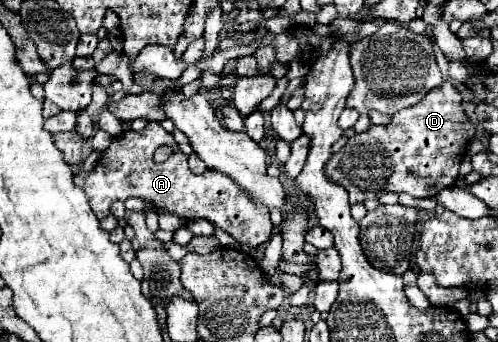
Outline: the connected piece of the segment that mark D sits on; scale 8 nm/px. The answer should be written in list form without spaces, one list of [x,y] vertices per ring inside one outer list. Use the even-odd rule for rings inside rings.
[[[443,80],[441,86],[435,90],[429,90],[429,94],[411,108],[401,110],[393,116],[389,126],[371,126],[367,132],[361,132],[337,152],[327,162],[327,176],[341,184],[349,192],[349,202],[363,202],[369,198],[381,198],[387,192],[405,192],[413,198],[433,198],[443,188],[455,184],[459,164],[467,152],[467,144],[471,136],[475,134],[473,124],[467,120],[467,112],[463,110],[463,96],[457,92],[457,88],[451,84],[451,80]]]

